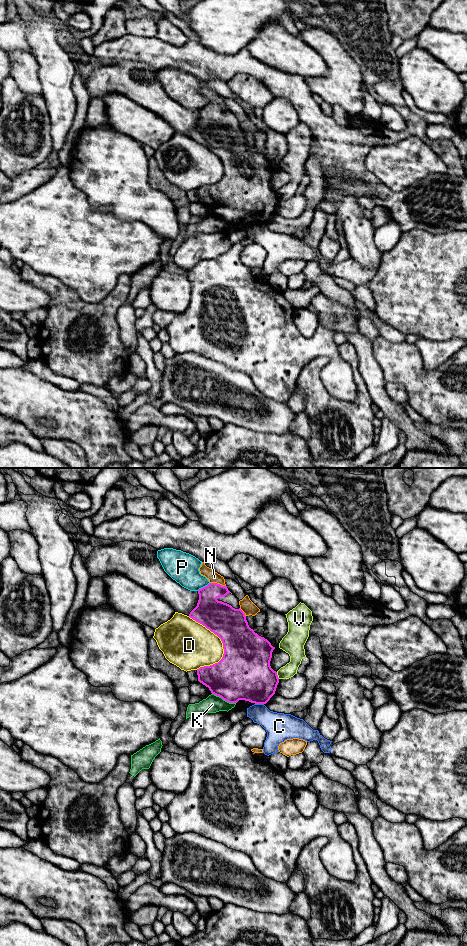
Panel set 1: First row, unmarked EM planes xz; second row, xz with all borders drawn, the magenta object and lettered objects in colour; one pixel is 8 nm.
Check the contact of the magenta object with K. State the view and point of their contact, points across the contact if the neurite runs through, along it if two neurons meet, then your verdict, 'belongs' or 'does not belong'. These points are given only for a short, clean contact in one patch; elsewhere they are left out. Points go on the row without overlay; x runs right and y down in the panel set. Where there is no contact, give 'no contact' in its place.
contact xz (224, 219); does not belong

